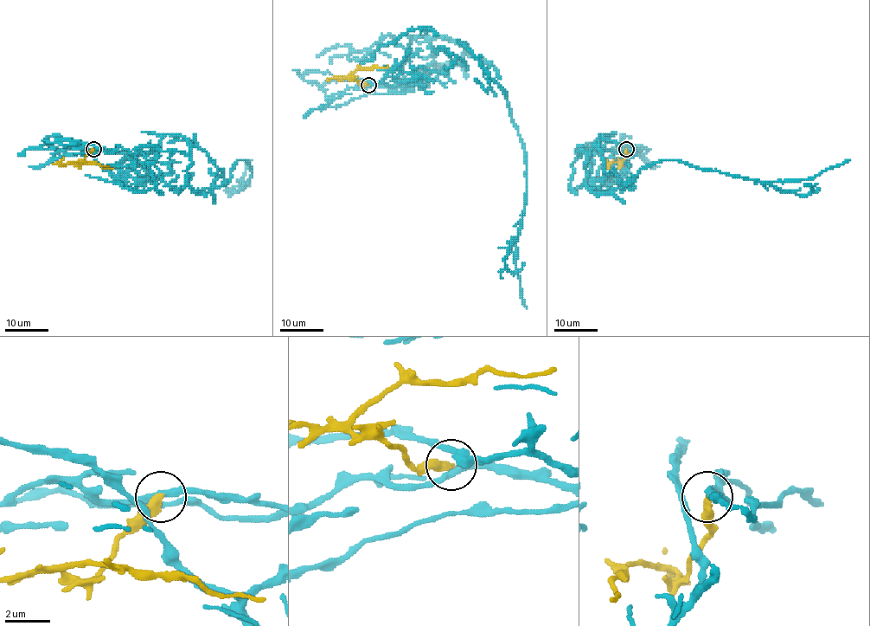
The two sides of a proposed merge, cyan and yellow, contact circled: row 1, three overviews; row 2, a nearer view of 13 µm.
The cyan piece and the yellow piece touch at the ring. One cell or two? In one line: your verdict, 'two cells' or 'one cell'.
one cell

